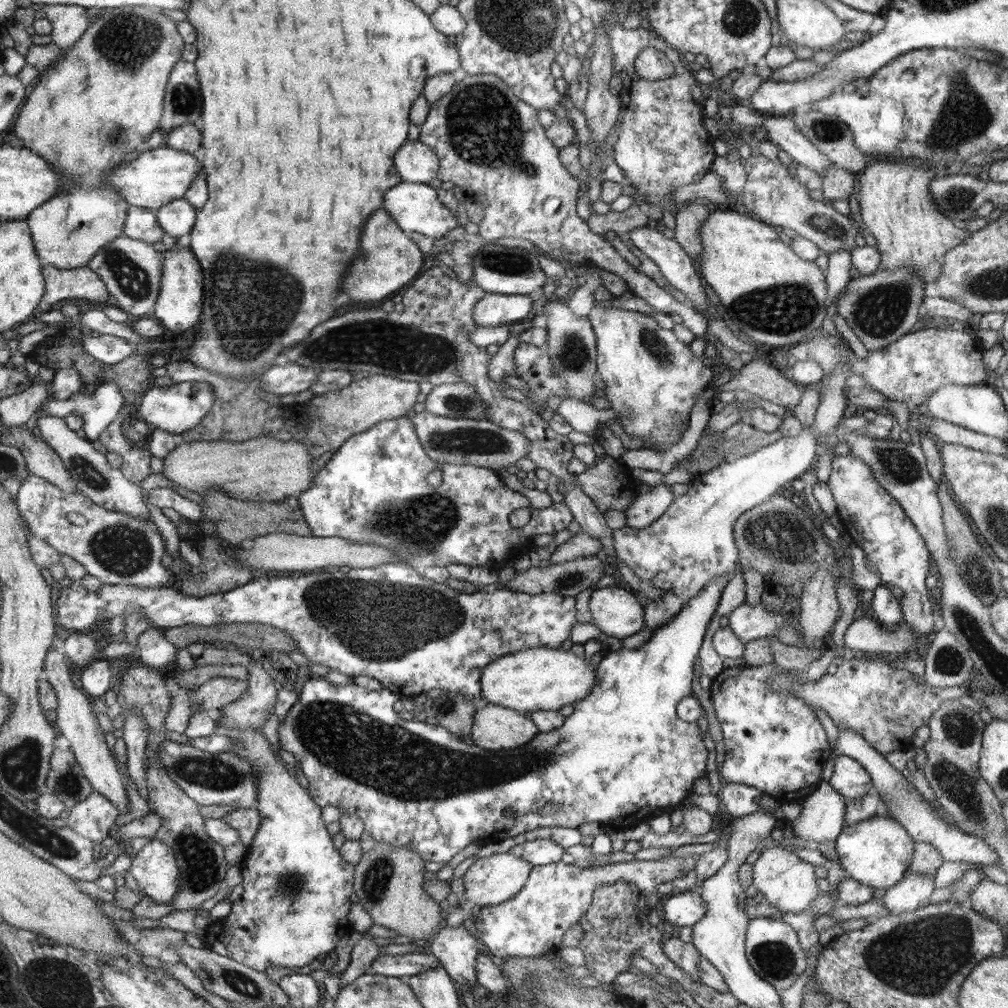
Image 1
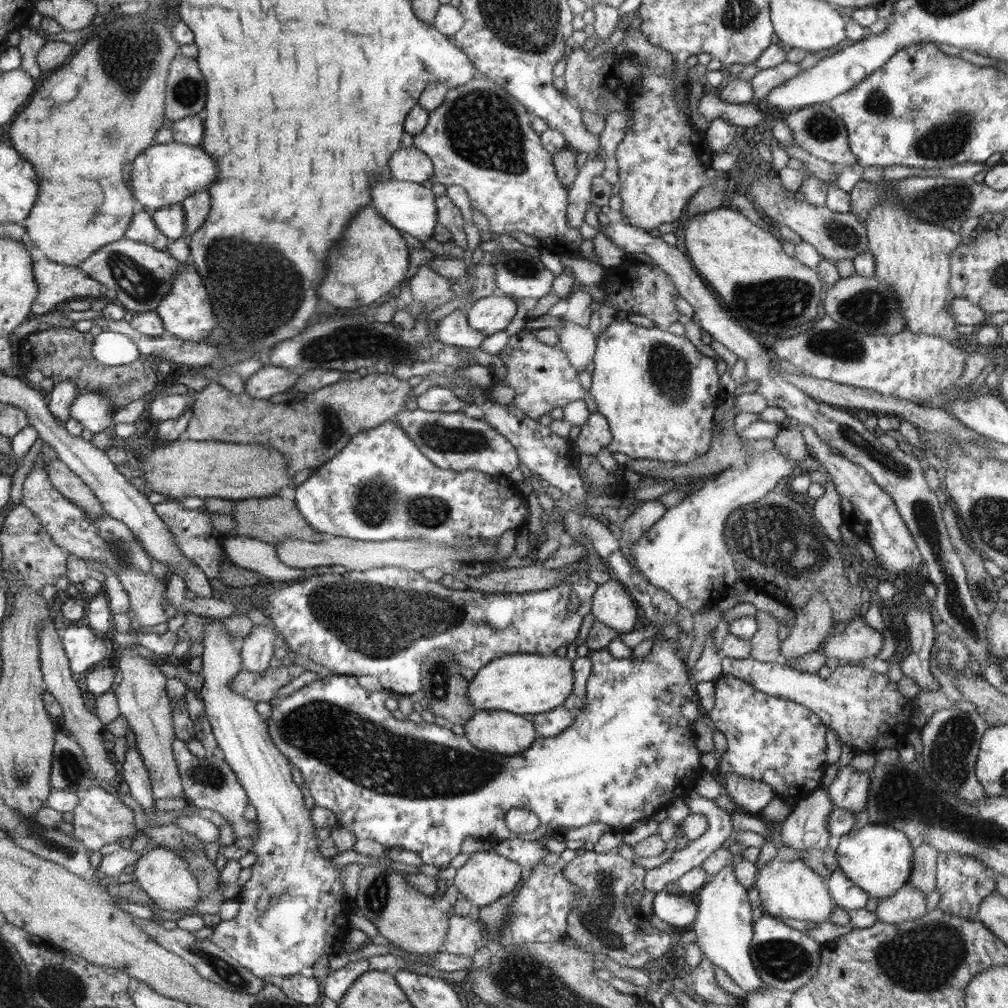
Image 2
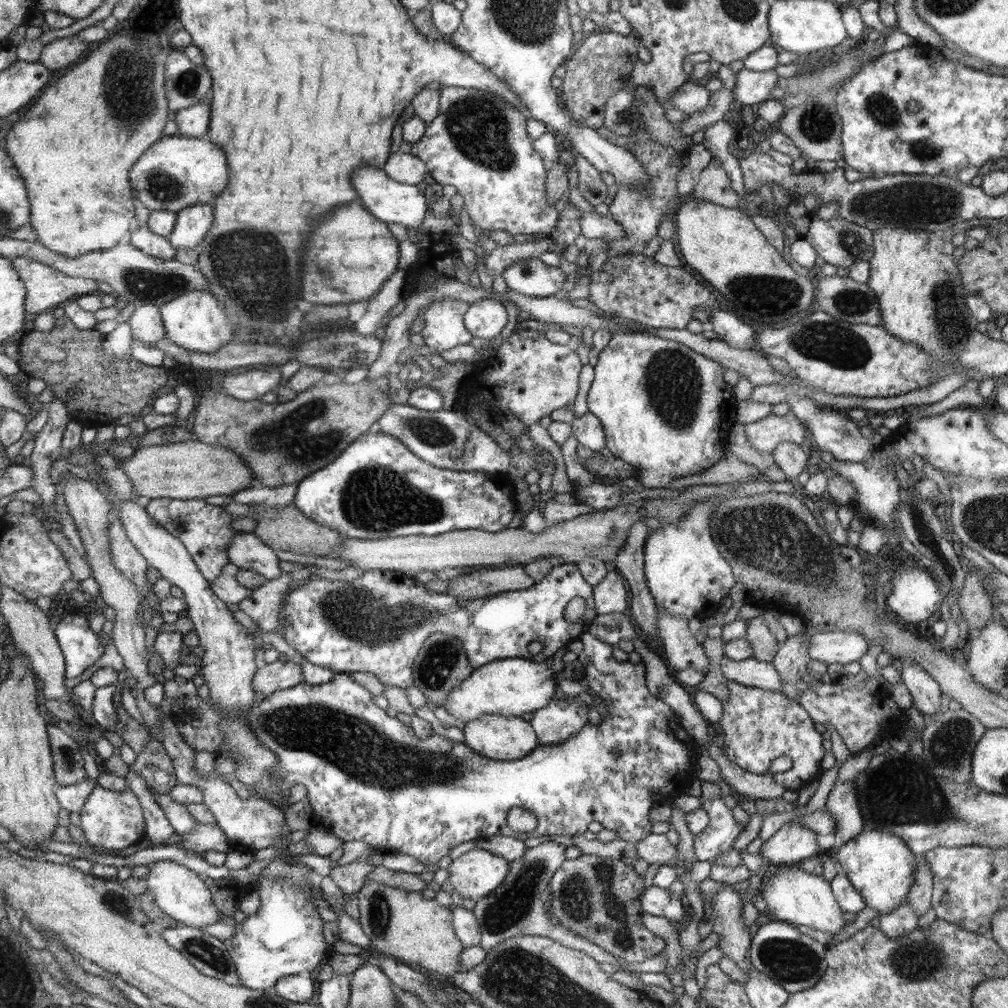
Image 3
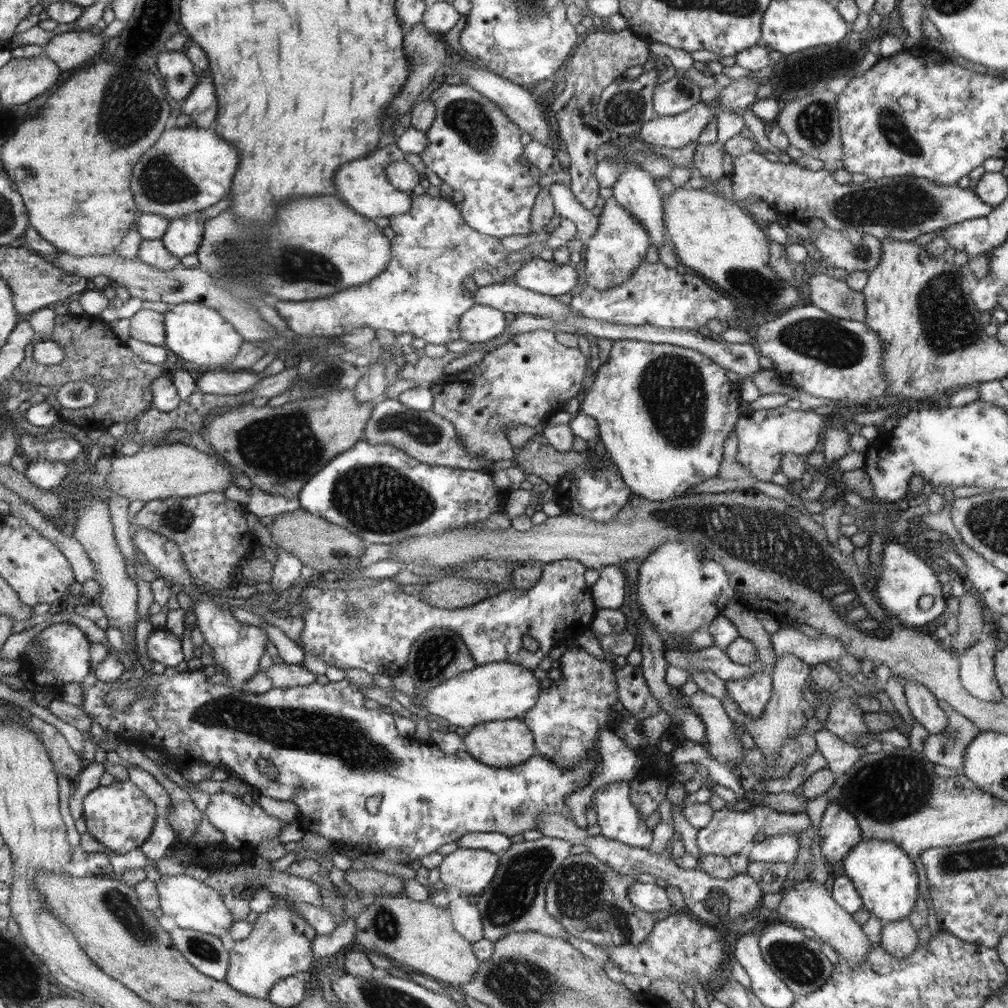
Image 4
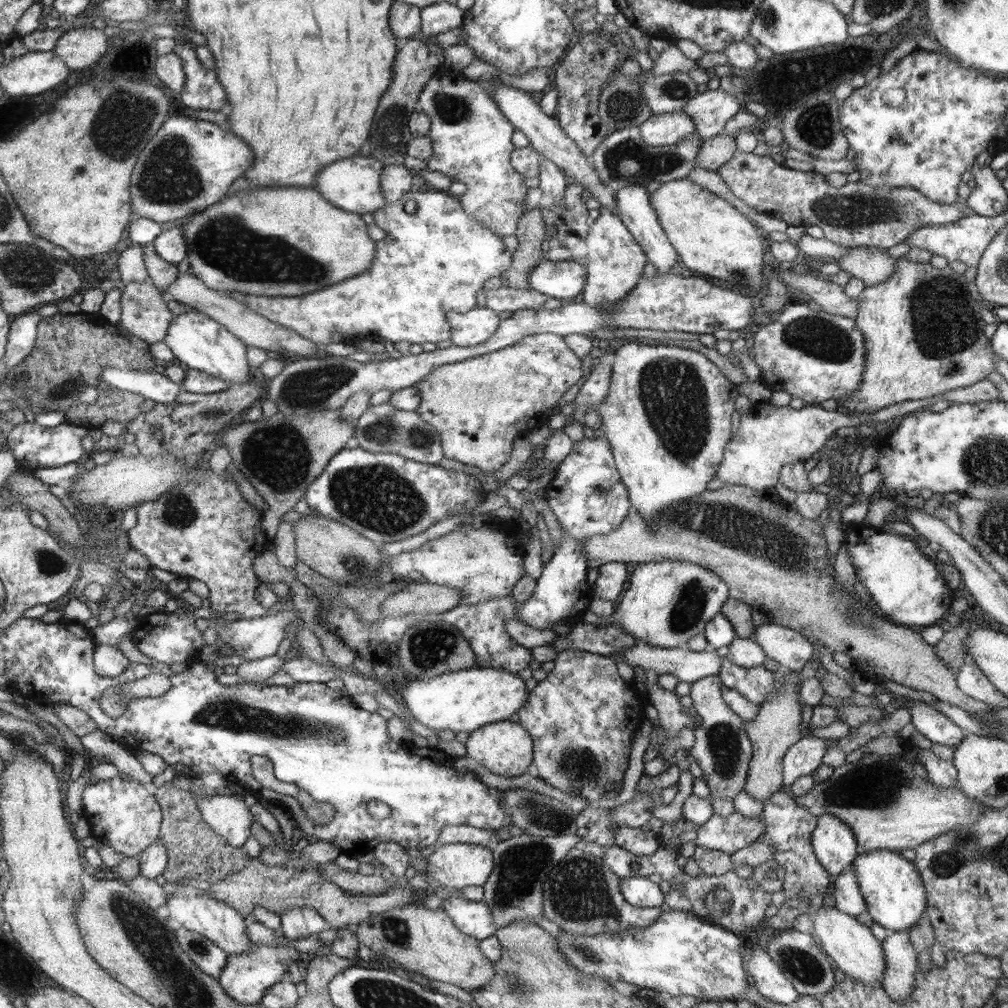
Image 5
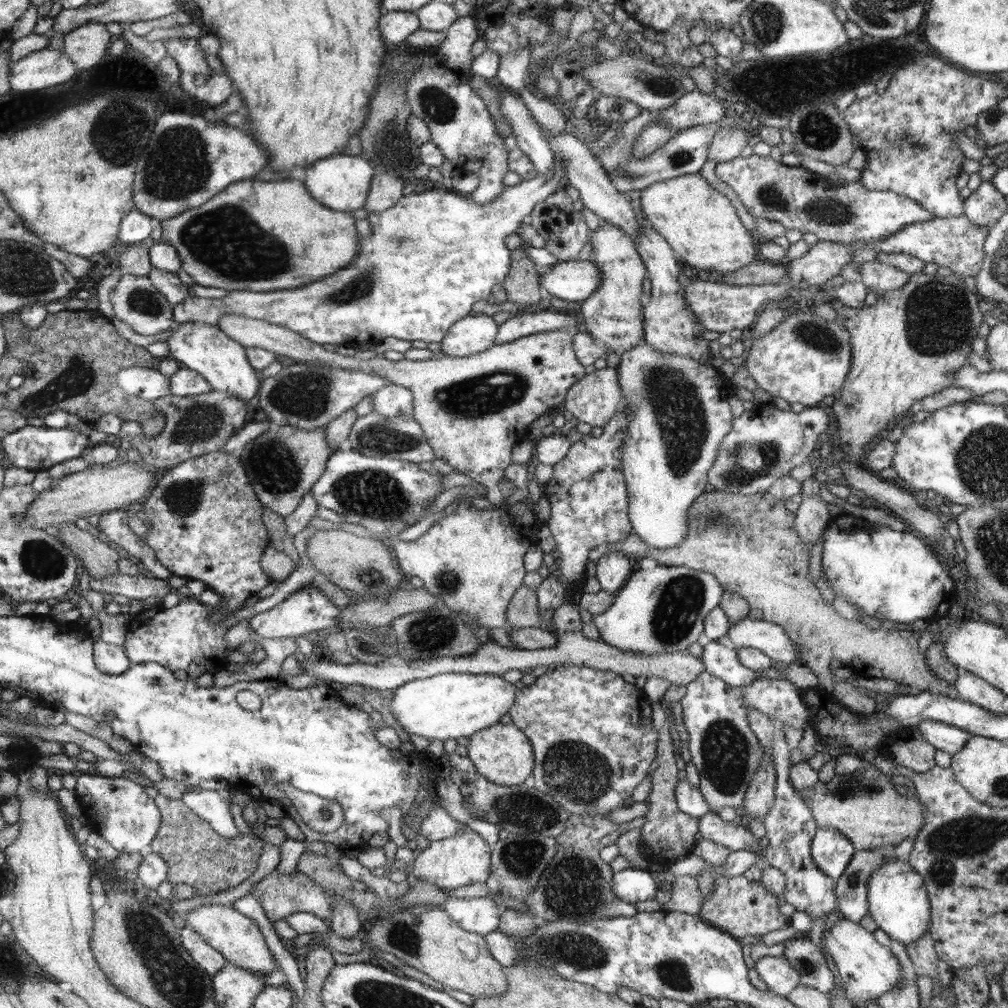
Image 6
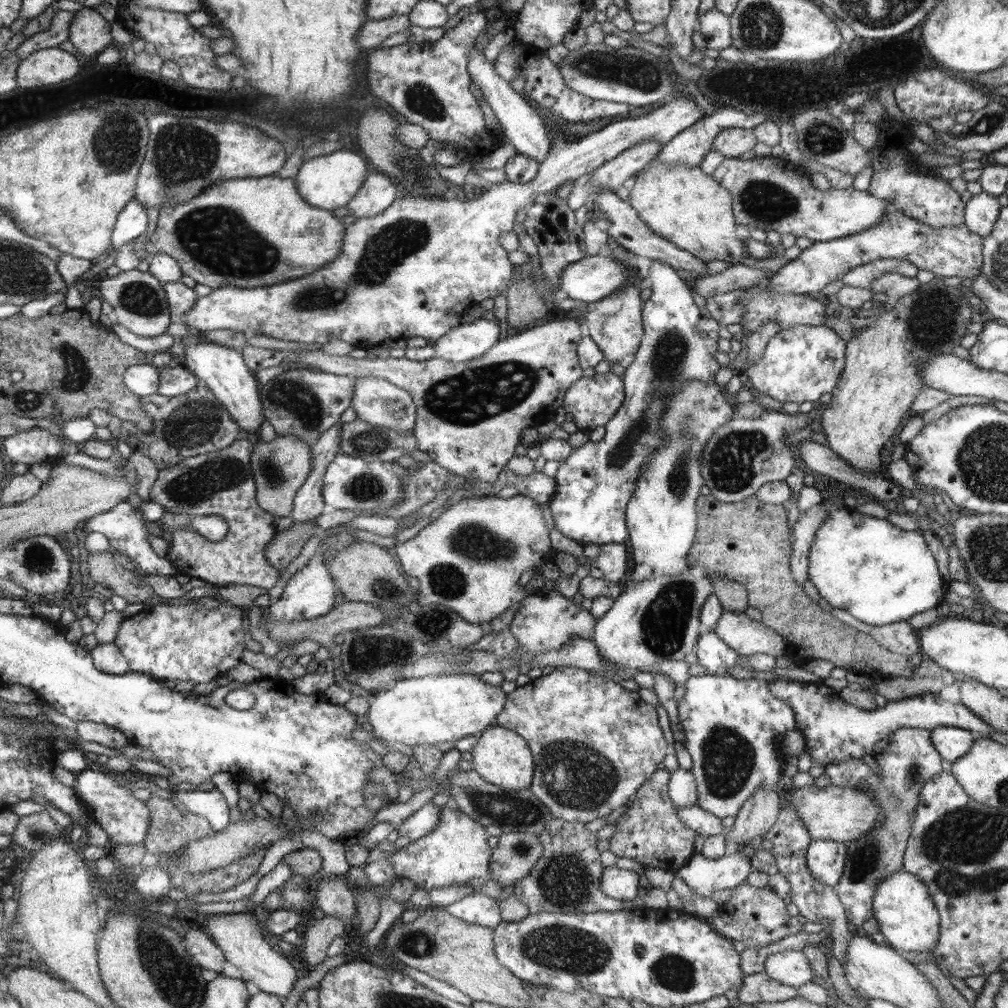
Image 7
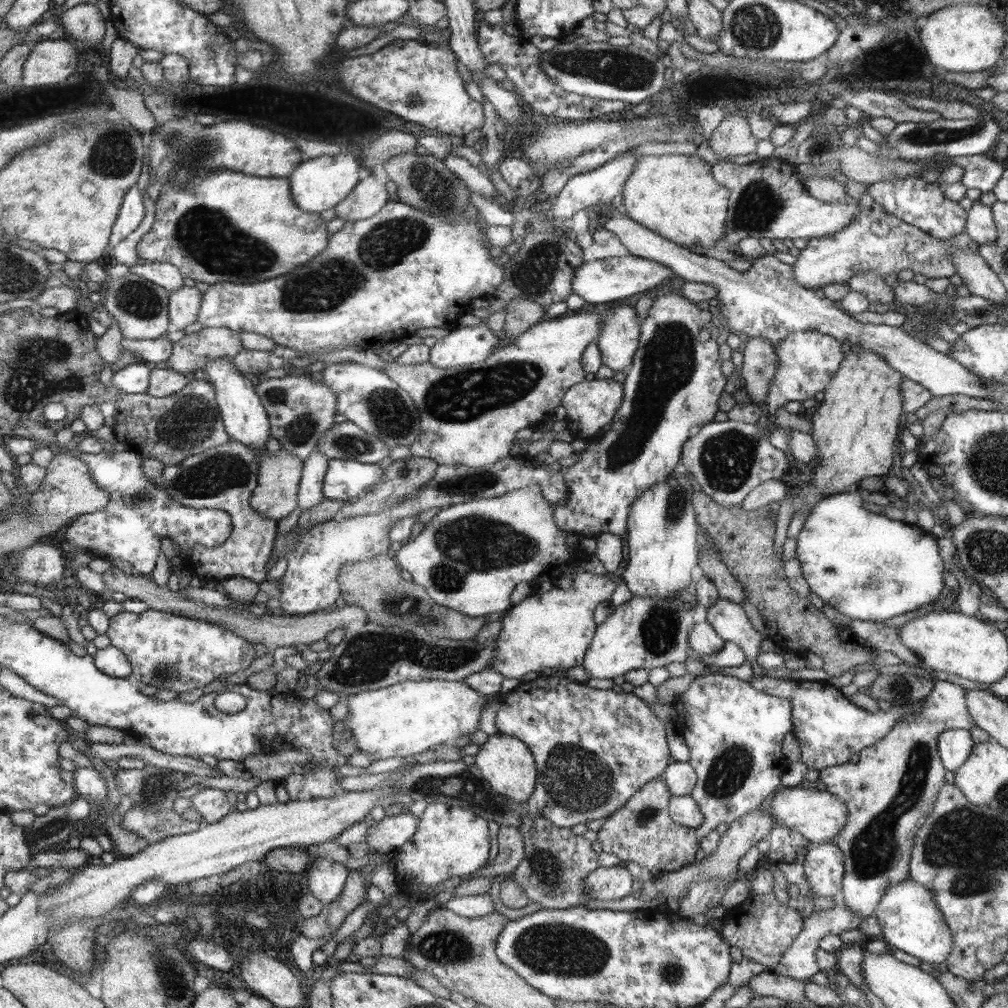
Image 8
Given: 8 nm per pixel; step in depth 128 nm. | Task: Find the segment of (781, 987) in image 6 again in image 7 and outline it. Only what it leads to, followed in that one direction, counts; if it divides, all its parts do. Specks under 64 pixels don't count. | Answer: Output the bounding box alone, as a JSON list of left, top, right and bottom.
[764,950,814,988]

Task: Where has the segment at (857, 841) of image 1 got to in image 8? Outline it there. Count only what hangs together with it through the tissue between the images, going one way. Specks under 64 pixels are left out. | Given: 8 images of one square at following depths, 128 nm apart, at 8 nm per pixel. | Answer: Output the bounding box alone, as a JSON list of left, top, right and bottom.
[874,878,953,966]

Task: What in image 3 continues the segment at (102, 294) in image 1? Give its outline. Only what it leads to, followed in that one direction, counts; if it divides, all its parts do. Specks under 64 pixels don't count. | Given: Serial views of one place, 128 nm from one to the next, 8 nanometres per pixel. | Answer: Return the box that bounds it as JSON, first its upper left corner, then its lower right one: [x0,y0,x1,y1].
[12,257,100,317]

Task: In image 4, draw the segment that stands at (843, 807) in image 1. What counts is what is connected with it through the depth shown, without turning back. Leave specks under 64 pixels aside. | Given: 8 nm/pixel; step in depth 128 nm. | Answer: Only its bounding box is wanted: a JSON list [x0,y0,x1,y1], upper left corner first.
[749,834,800,862]

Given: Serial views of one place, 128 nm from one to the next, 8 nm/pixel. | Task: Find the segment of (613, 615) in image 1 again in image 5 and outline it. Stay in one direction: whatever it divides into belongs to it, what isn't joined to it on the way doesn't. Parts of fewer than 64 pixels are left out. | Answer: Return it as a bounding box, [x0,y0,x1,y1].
[594,562,630,602]

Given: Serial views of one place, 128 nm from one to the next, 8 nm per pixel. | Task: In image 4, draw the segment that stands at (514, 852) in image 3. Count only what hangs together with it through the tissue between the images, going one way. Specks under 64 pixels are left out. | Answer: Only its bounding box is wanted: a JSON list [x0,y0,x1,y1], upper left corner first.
[439,832,512,856]

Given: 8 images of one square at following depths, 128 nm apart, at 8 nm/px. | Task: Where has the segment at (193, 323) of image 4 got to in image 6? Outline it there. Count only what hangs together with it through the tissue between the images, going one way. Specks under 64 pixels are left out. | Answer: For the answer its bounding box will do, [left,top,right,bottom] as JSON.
[168,323,260,404]

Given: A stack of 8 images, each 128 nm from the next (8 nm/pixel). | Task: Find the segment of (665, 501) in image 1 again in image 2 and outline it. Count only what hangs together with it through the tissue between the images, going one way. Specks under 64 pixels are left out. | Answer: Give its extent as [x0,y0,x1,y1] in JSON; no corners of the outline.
[619,499,667,567]

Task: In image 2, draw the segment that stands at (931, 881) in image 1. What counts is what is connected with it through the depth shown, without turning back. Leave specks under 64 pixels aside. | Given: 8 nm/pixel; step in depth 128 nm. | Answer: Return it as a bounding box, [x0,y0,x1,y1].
[876,884,927,924]

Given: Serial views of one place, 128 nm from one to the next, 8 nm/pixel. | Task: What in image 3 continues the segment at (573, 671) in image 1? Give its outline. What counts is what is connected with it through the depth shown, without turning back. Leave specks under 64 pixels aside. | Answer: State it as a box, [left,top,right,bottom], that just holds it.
[444,658,559,723]

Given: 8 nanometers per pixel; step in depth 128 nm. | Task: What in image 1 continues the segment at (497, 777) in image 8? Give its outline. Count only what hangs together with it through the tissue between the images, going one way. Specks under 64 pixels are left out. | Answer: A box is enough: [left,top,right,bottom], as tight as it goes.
[470,702,538,751]

